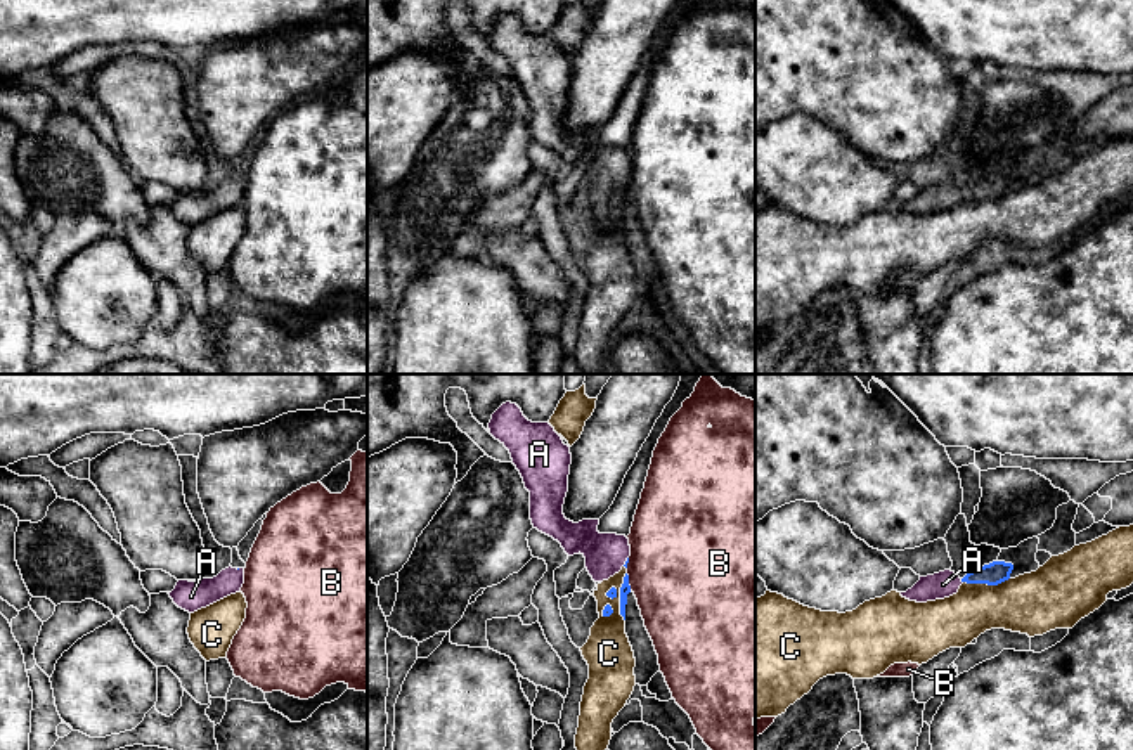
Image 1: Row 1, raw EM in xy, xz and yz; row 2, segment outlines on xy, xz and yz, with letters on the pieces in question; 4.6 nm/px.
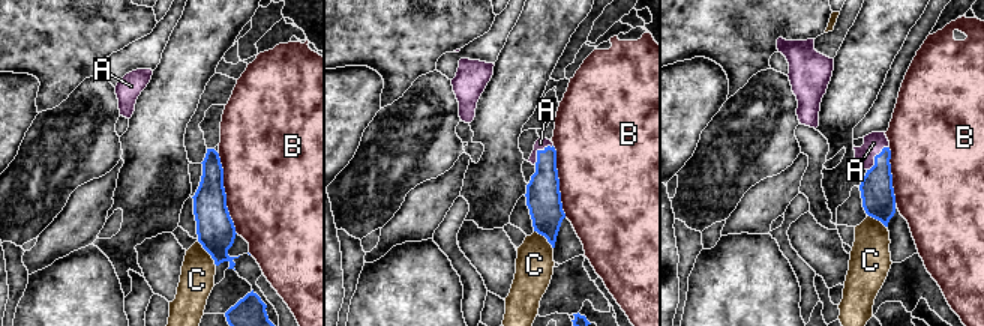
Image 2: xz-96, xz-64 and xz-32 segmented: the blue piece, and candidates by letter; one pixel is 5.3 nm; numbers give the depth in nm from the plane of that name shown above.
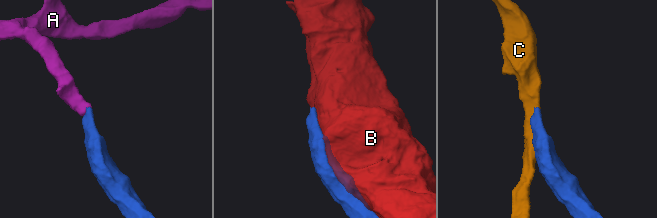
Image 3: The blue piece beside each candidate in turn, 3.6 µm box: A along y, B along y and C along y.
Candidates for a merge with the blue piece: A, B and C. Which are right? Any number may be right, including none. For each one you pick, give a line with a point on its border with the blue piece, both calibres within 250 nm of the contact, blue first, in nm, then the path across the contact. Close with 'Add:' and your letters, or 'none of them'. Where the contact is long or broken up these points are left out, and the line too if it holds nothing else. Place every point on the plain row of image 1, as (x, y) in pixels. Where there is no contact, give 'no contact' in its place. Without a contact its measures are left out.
A: contact xz (626, 174); calibres 20 and 190 nm; way xz (628, 170), (626, 174), (617, 167), (605, 167)
Add: A

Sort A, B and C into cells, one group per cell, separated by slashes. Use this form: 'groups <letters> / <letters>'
groups A / B / C

